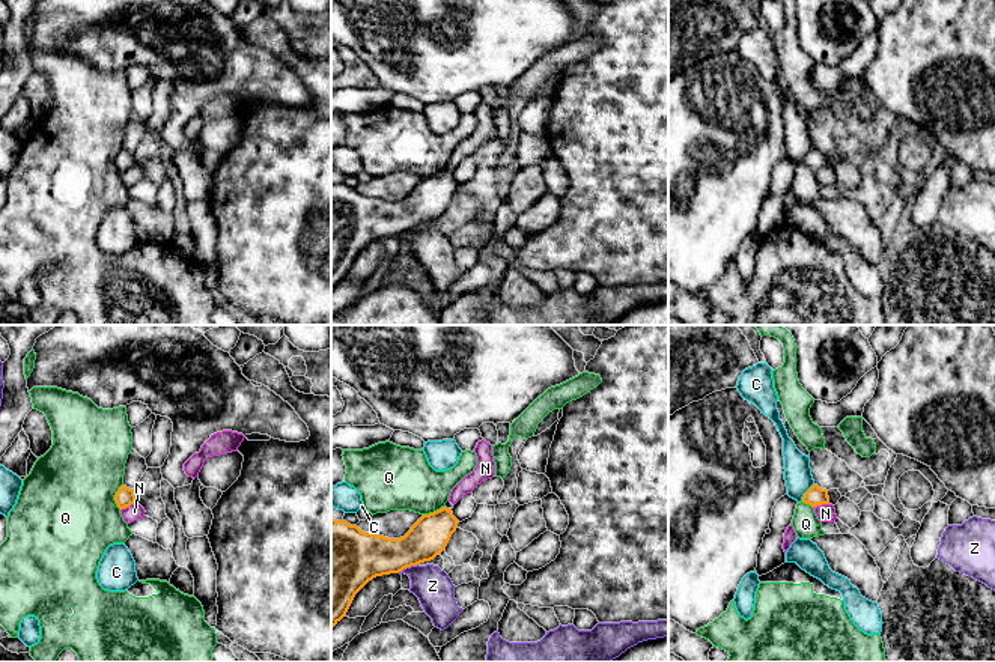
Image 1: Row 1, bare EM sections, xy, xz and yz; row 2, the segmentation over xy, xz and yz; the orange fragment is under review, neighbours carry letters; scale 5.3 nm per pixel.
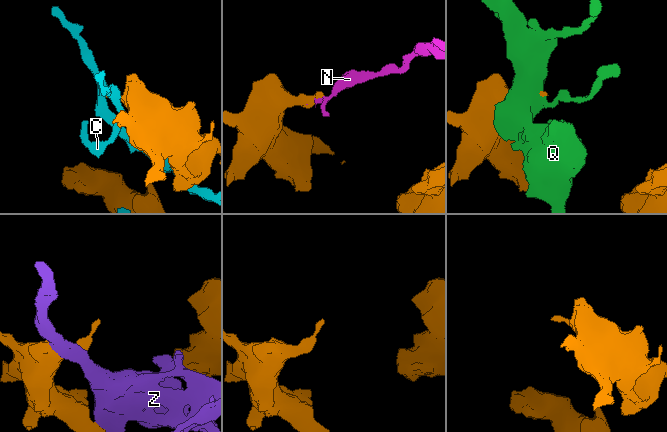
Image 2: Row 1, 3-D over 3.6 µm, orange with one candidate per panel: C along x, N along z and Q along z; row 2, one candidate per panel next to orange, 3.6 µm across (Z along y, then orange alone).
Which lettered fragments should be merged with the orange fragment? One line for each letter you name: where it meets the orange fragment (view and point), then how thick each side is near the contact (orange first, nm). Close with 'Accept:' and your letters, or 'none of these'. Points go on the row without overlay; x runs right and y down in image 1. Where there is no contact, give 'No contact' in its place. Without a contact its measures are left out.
Accept: none of these

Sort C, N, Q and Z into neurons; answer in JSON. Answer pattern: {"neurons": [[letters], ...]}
{"neurons": [["C"], ["N"], ["Q"], ["Z"]]}

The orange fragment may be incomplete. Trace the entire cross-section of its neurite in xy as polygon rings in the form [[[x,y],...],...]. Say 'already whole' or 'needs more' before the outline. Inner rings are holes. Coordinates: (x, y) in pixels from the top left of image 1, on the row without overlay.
already whole | [[[122,147],[114,158],[114,164],[116,164],[116,167],[120,173],[129,170],[134,166],[137,166],[135,158],[134,158],[134,152],[129,152],[129,150]]]

